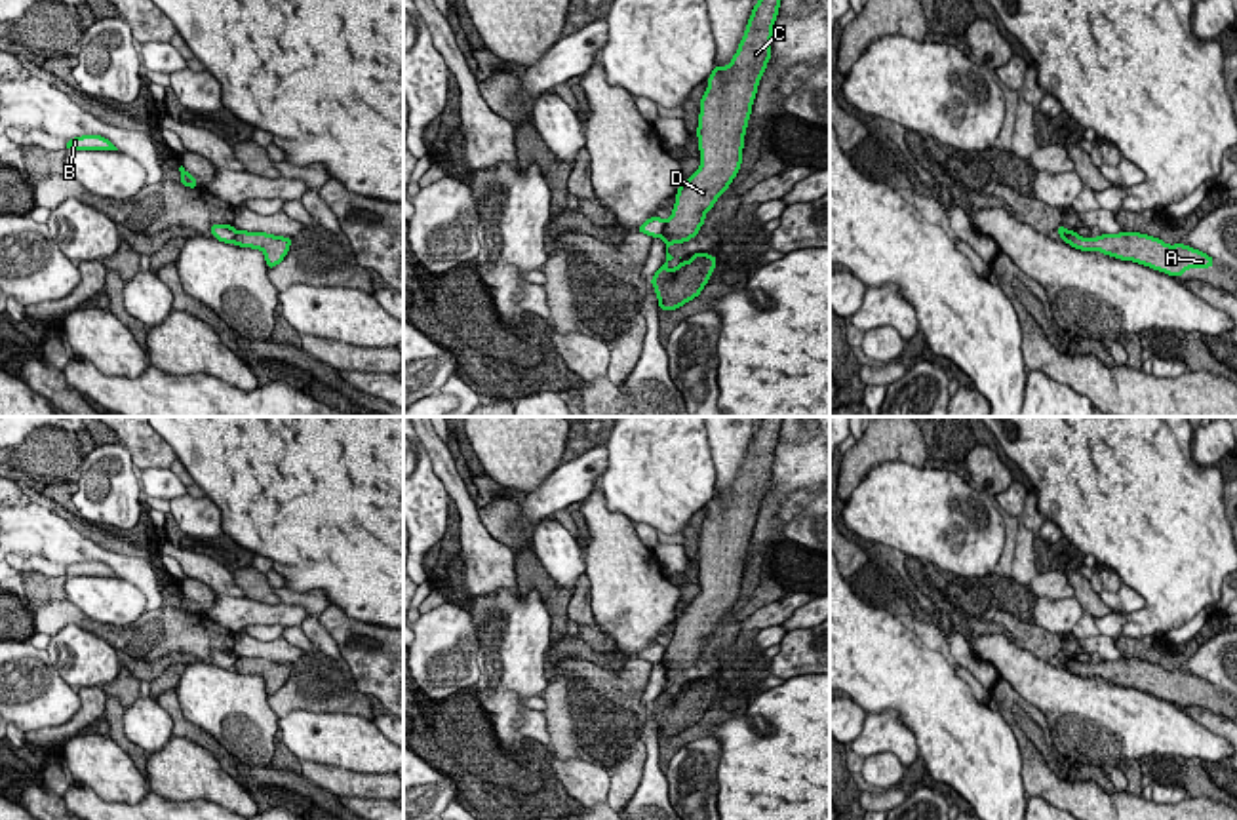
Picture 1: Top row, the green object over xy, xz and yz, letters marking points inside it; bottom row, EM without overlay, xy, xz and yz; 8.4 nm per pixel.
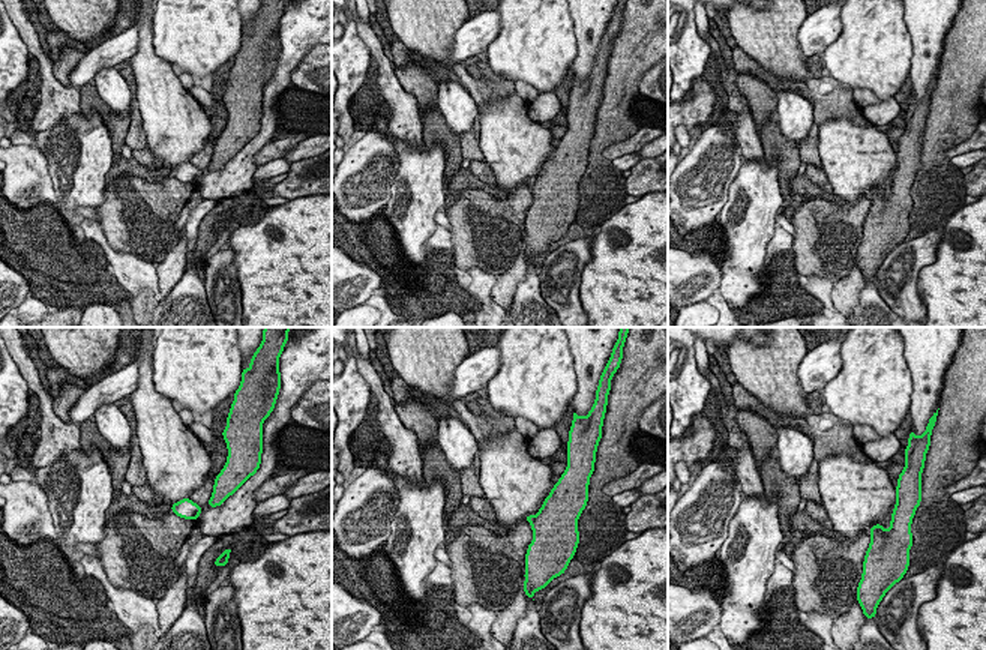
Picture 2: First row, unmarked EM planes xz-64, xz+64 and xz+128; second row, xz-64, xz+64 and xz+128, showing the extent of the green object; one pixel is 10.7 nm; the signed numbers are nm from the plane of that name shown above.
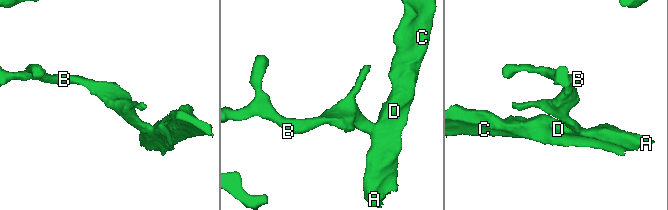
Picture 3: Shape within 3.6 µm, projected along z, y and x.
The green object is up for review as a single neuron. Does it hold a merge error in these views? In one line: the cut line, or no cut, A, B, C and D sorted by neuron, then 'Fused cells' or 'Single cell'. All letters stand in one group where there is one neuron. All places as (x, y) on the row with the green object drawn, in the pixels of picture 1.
Split along xz (667, 221), (659, 236). Groups: A C D / B. Fused cells

